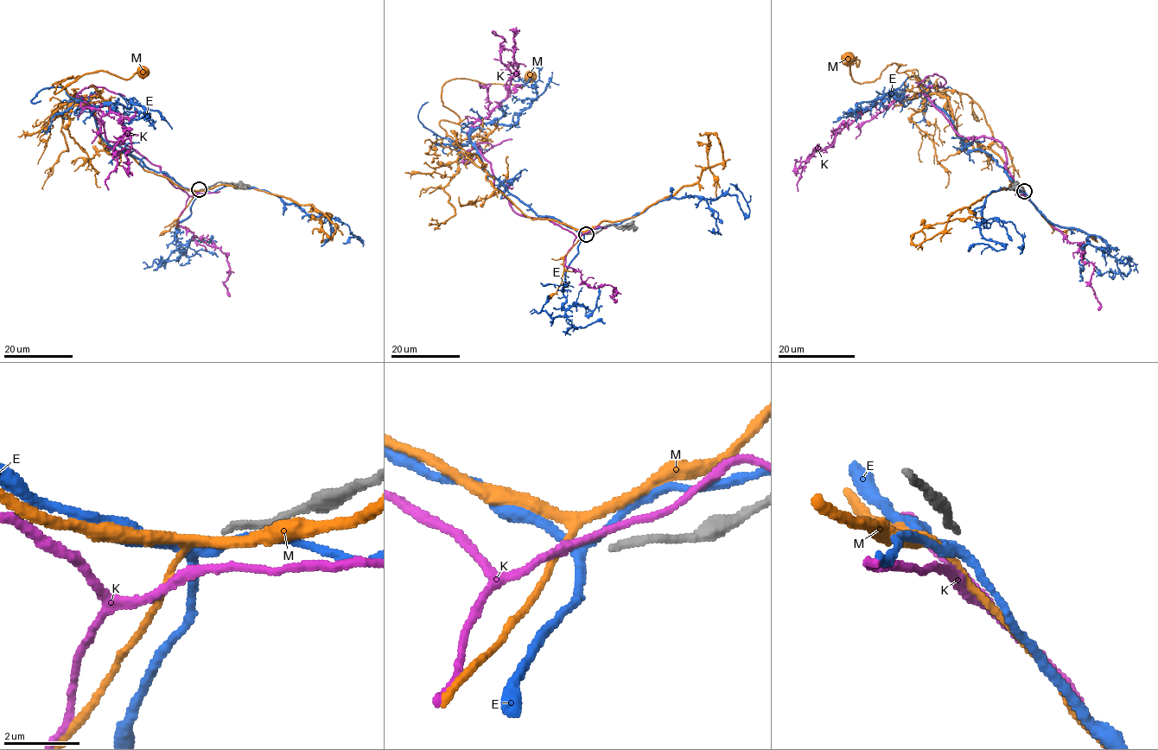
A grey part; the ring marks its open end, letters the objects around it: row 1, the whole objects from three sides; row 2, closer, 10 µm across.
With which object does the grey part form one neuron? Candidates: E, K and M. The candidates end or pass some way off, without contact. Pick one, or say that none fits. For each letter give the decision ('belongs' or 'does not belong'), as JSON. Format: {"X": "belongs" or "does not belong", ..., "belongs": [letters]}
{"E": "does not belong", "K": "does not belong", "M": "does not belong", "belongs": []}

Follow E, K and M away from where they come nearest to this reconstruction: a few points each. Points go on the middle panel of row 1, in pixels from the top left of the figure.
E: (586, 232), (538, 215), (484, 168), (472, 144), (481, 124), (512, 125), (537, 97), (511, 75)
K: (586, 232), (518, 214), (470, 140), (471, 127), (507, 96), (511, 71), (495, 32)
M: (586, 231), (527, 217), (439, 124), (460, 121), (441, 99), (447, 82), (521, 86), (530, 76)

